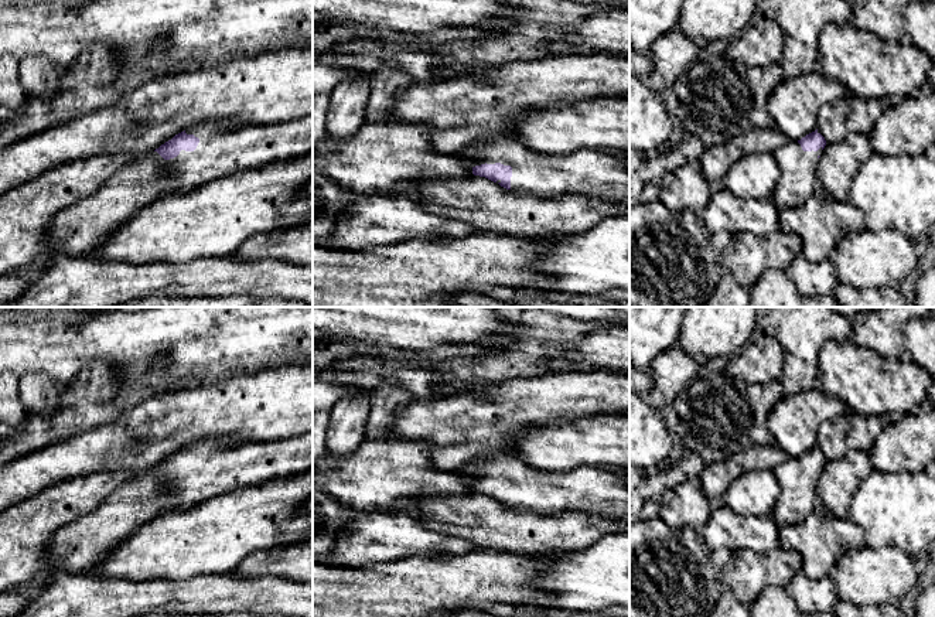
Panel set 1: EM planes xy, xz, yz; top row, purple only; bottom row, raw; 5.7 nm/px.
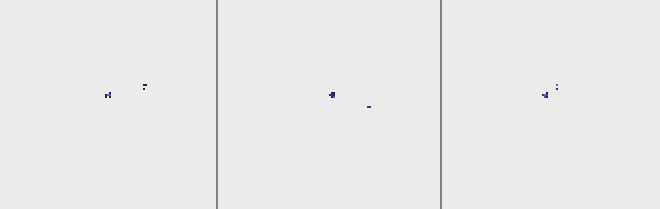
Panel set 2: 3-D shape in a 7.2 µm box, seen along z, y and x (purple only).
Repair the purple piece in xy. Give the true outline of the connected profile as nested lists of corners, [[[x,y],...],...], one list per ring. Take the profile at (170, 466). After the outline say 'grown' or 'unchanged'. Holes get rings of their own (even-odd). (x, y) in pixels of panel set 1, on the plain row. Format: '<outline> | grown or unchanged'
[[[313,432],[276,442],[232,443],[228,439],[205,439],[191,443],[158,466],[133,475],[99,507],[62,526],[51,539],[55,560],[28,583],[0,593],[0,617],[17,617],[55,572],[92,573],[103,556],[144,524],[165,512],[187,511],[214,495],[303,474],[311,468]]] | grown

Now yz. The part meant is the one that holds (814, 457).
[[[816,446],[775,468],[781,494],[772,514],[779,528],[802,522],[819,504],[816,484],[825,463],[826,457]]] | grown

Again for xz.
[[[492,456],[455,471],[474,483],[474,492],[506,507],[539,515],[580,511],[629,525],[629,485],[618,470],[542,471],[518,457]]] | grown

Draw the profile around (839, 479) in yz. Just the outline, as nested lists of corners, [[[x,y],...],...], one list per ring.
[[[847,450],[840,459],[826,460],[816,484],[819,502],[837,518],[847,519],[850,501],[871,471],[869,453],[863,450]]]

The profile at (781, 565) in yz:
[[[779,546],[765,555],[744,549],[720,575],[726,589],[751,606],[765,586],[785,587],[801,570],[801,555]]]

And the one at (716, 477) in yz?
[[[777,444],[750,446],[719,463],[704,464],[699,484],[712,504],[720,502],[728,485],[754,470],[772,470],[789,459]]]

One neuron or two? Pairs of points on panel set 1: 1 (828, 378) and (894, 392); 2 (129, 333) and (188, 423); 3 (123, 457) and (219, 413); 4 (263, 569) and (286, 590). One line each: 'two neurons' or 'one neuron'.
1: one neuron
2: two neurons
3: one neuron
4: two neurons

